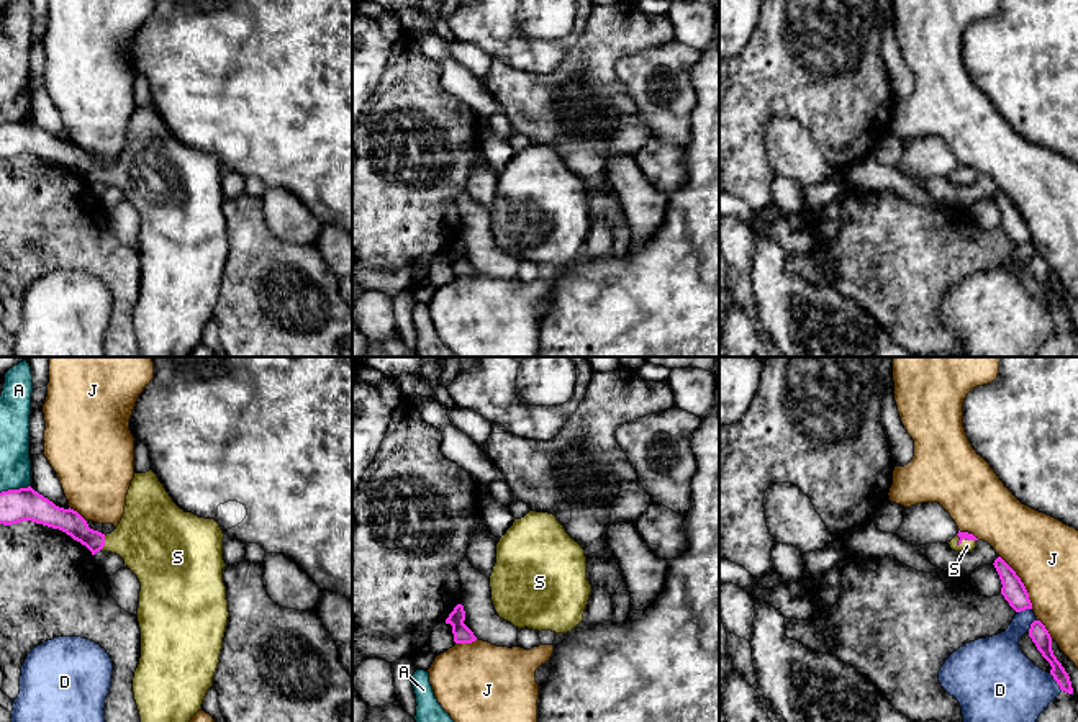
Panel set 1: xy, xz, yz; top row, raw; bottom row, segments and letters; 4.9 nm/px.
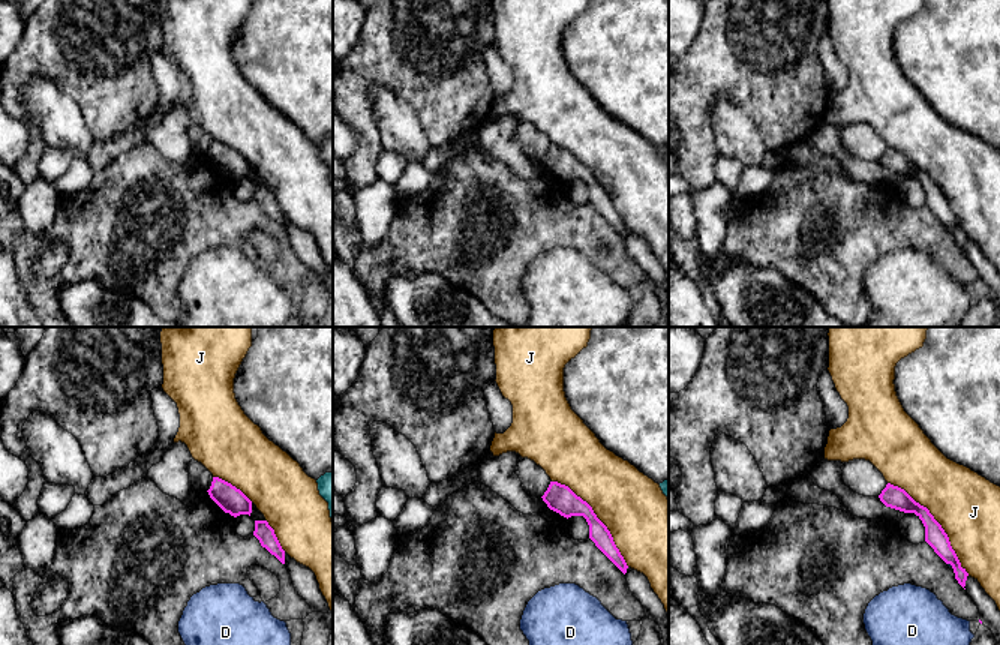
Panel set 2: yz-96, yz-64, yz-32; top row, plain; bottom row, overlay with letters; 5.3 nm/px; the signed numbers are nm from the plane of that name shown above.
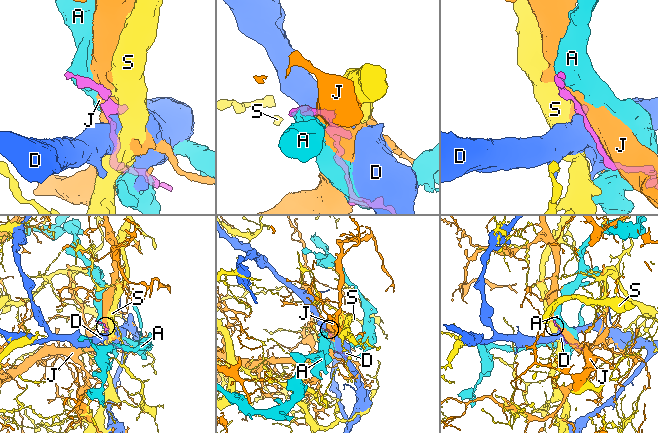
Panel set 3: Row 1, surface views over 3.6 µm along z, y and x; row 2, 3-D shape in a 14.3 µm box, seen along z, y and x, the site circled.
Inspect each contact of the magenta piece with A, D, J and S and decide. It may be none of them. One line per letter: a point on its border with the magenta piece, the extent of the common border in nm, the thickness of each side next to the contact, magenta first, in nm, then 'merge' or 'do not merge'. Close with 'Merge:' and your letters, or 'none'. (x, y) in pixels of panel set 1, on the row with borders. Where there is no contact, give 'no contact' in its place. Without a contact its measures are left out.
A: xy (15, 490) | 160 nm | 160/160 nm | do not merge
D: yz (1055, 680) | 110 nm | 90/360 nm | do not merge
J: yz (1021, 582) | 300 nm | 120/340 nm | do not merge
S: xy (104, 542) | 80 nm | 120/380 nm | merge
Merge: S

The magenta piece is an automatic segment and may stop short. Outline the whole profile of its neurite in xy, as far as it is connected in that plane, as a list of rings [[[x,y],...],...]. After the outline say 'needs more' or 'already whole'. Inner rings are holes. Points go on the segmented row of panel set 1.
[[[149,470],[134,473],[126,494],[125,514],[111,534],[102,534],[88,527],[87,521],[74,509],[64,509],[34,491],[31,486],[8,490],[0,493],[0,524],[11,526],[31,521],[52,529],[59,529],[74,540],[85,545],[92,555],[97,552],[111,552],[120,555],[139,580],[138,622],[141,629],[141,658],[133,678],[134,701],[141,722],[190,722],[202,709],[208,689],[213,686],[213,676],[220,663],[223,637],[228,625],[228,599],[223,583],[223,530],[215,519],[198,517],[180,509],[157,475]]]; needs more

